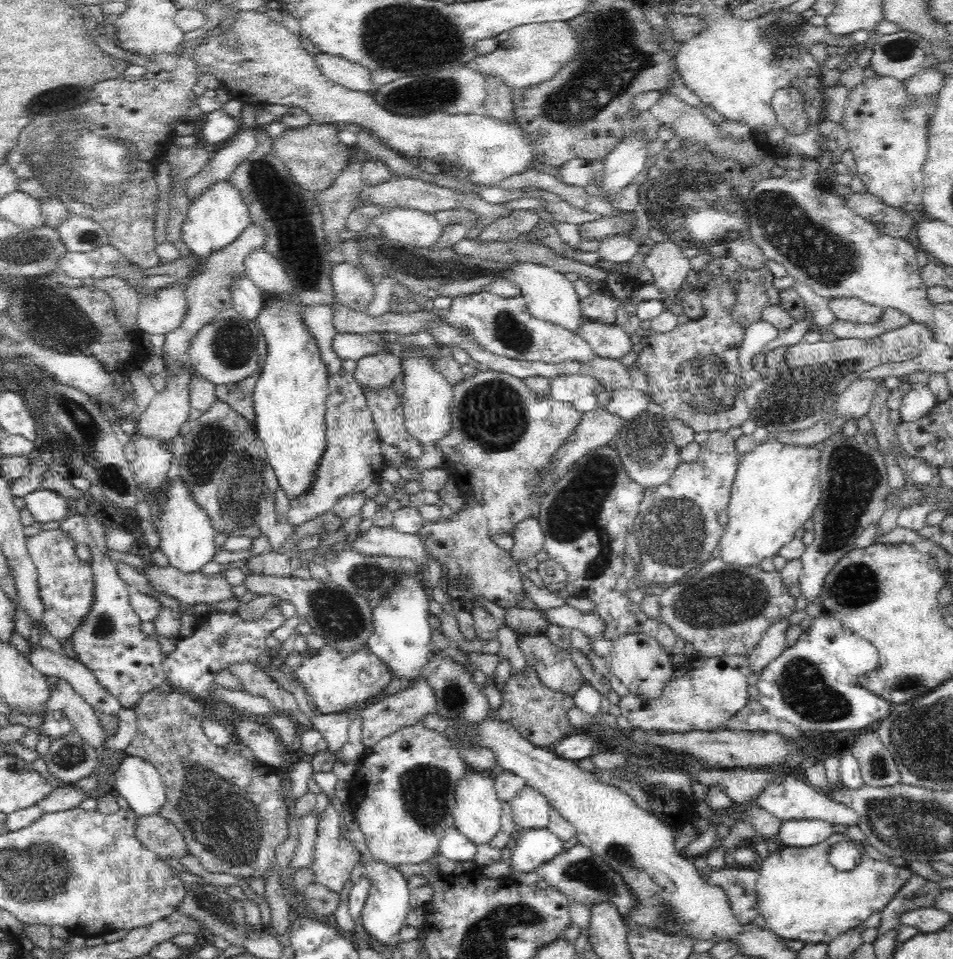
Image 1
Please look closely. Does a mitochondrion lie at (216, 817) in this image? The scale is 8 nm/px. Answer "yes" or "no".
yes

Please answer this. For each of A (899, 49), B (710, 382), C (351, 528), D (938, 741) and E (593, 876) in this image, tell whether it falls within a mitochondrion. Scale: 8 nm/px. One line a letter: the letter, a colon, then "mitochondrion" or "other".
A: mitochondrion
B: mitochondrion
C: other
D: mitochondrion
E: mitochondrion

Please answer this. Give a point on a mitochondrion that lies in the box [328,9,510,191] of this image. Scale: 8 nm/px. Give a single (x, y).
(440, 92)

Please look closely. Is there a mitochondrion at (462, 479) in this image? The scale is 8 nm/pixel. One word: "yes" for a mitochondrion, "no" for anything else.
no

